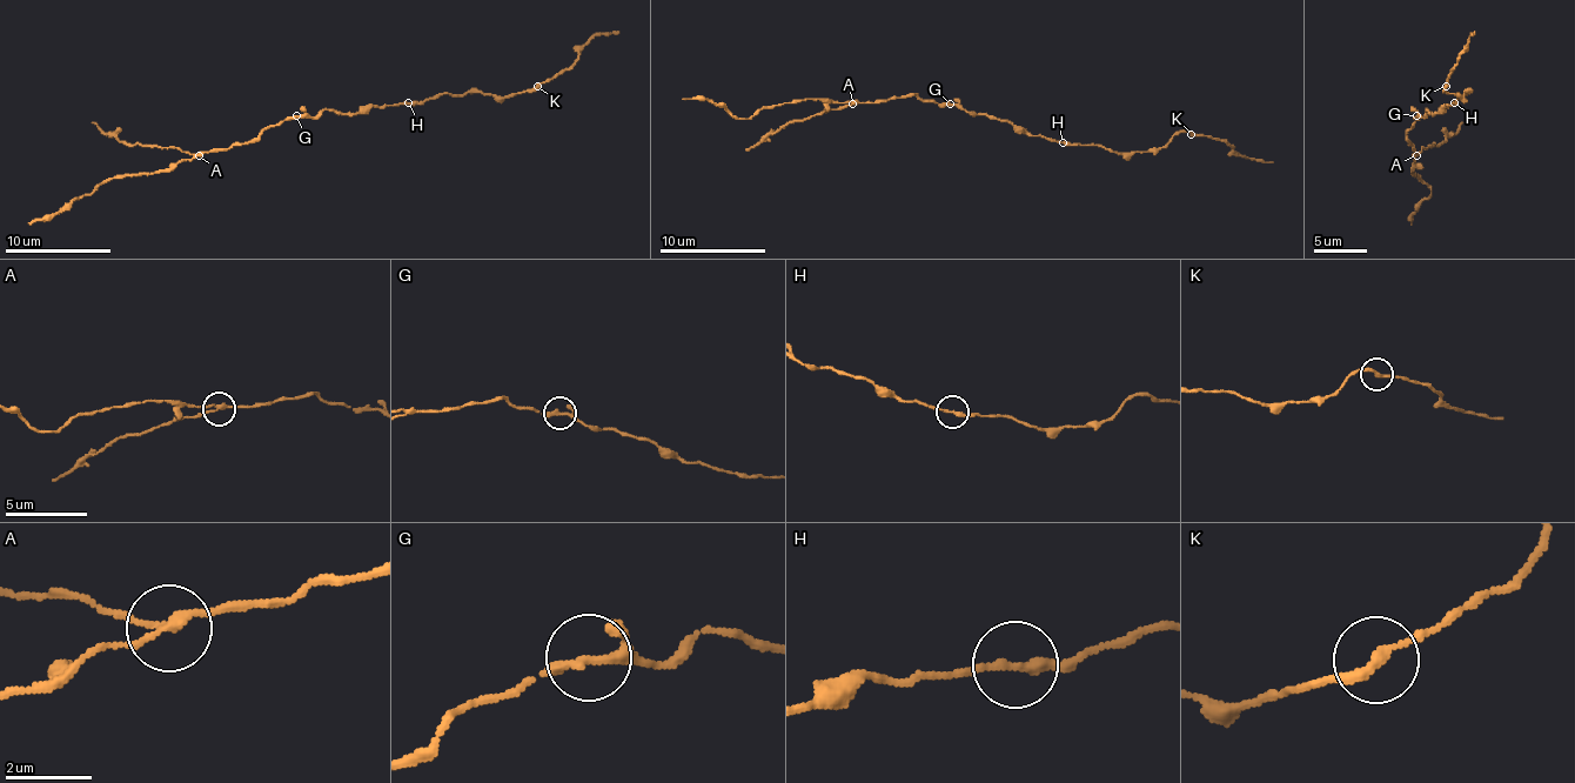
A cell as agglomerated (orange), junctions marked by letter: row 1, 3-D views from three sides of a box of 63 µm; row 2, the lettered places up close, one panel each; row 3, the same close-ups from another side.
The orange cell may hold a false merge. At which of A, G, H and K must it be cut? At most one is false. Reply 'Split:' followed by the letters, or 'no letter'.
Split: A

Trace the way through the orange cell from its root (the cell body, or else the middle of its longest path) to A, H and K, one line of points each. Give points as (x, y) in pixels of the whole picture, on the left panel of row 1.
A: (326, 109), (313, 118), (287, 118), (268, 126), (249, 141), (199, 155)
H: (326, 109), (366, 113), (370, 107), (408, 102)
K: (326, 109), (366, 113), (370, 107), (423, 102), (442, 94), (469, 92), (510, 96), (537, 86)

